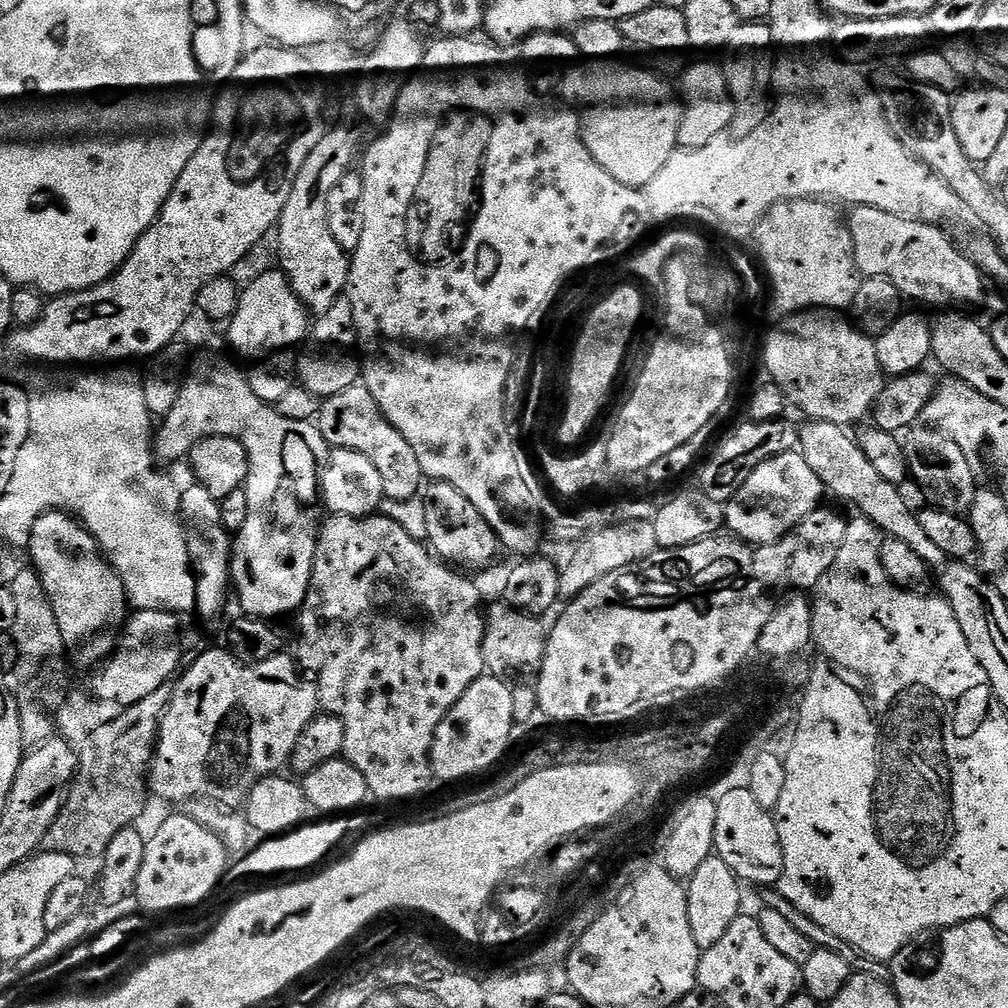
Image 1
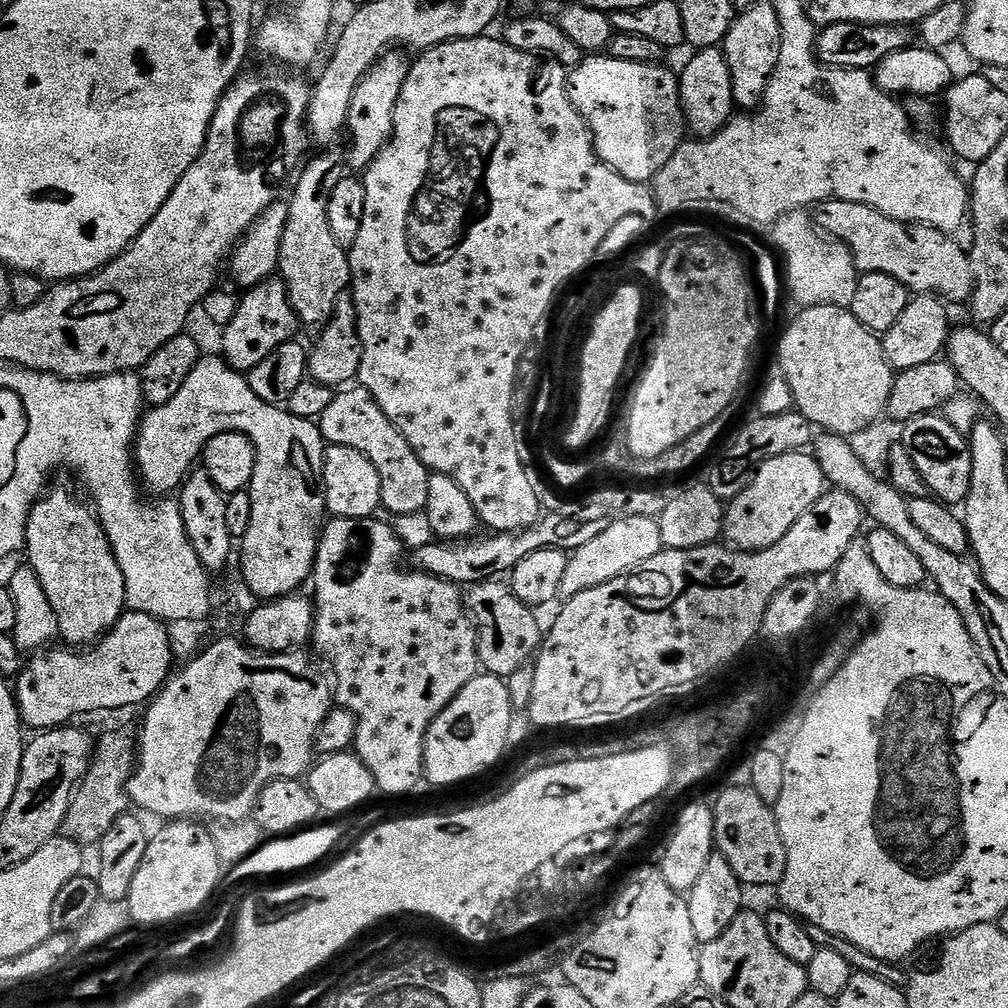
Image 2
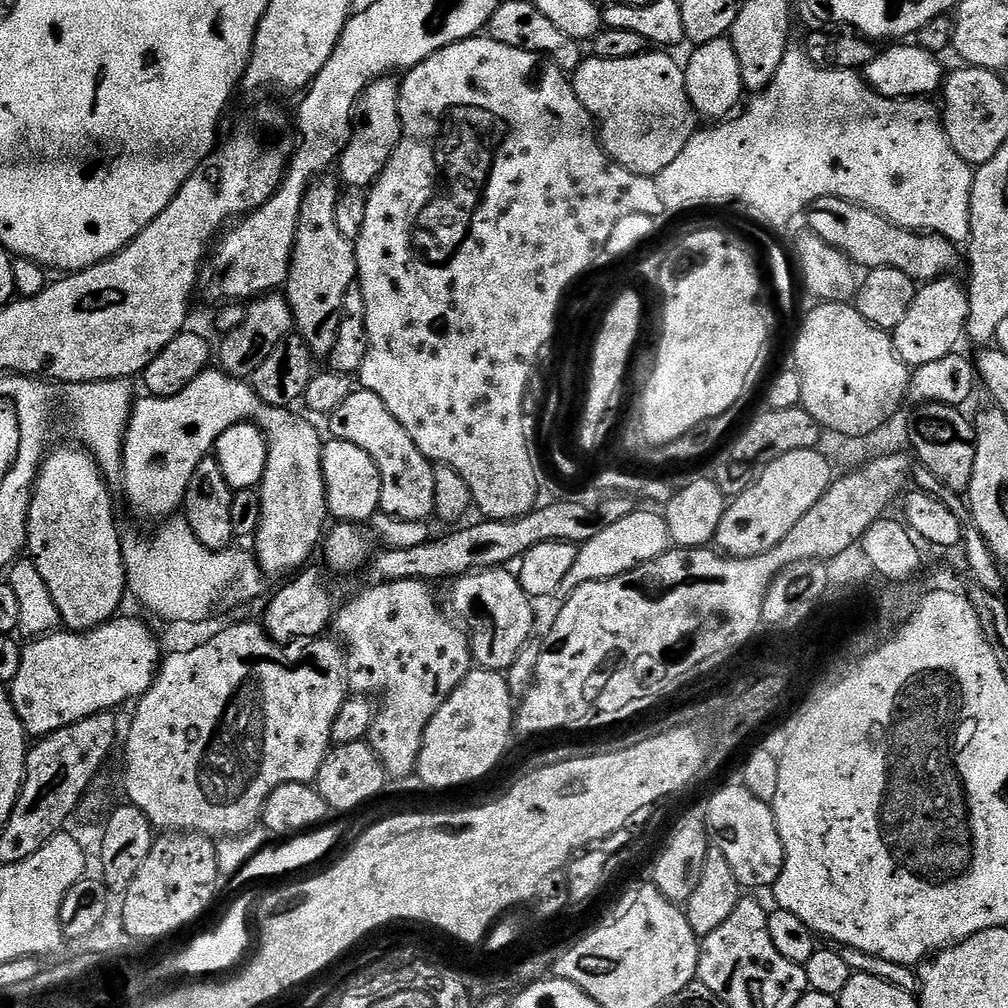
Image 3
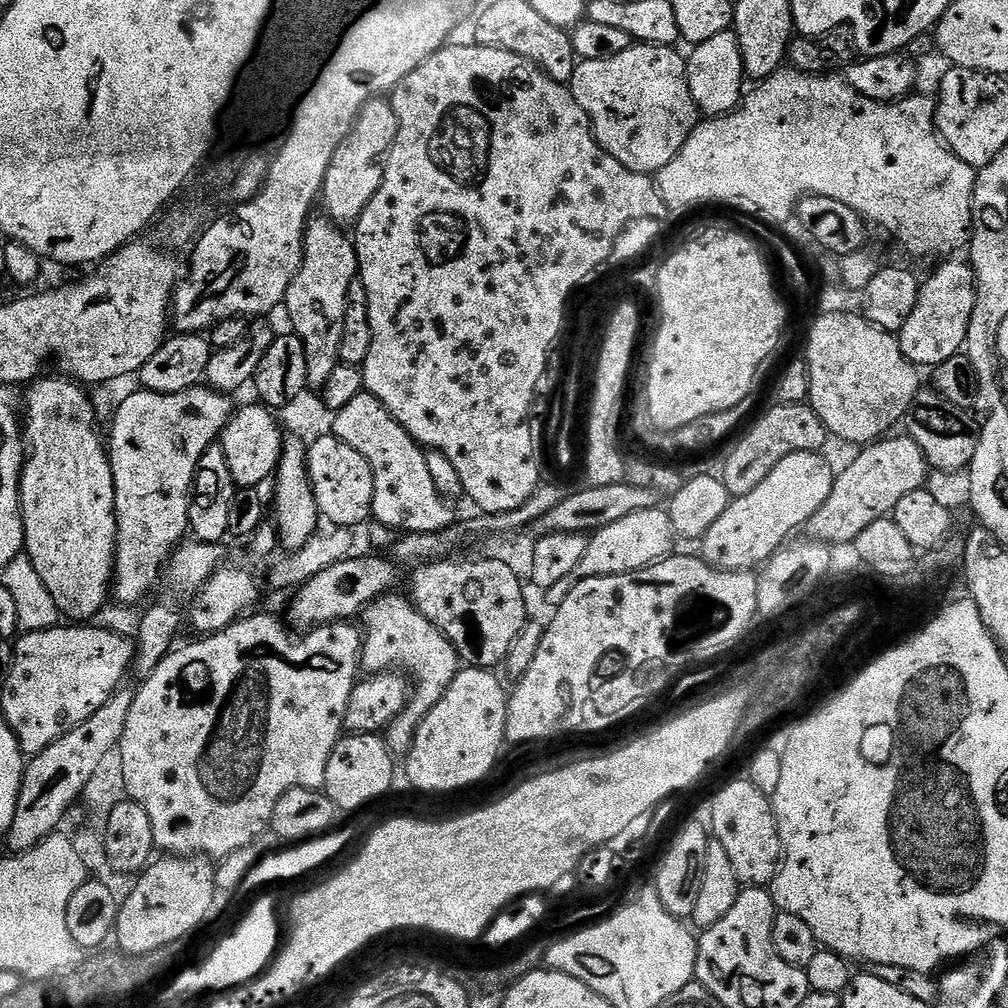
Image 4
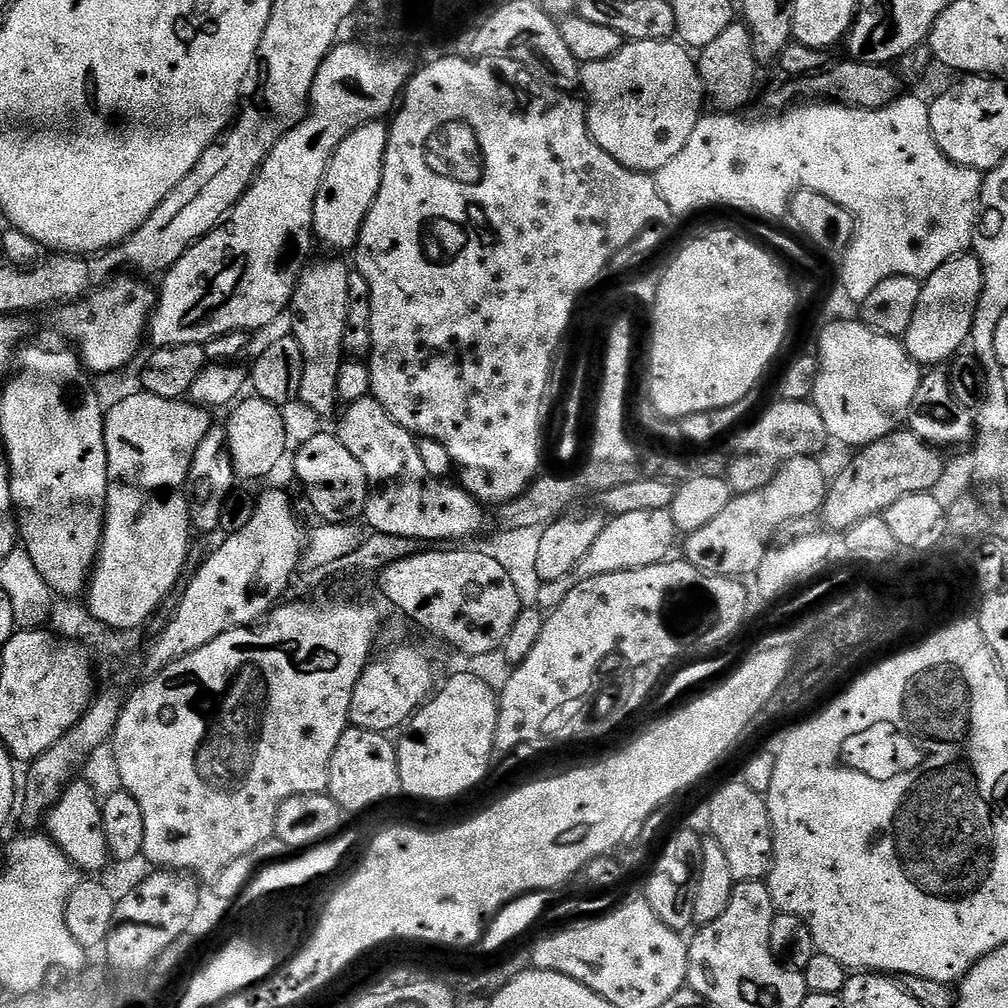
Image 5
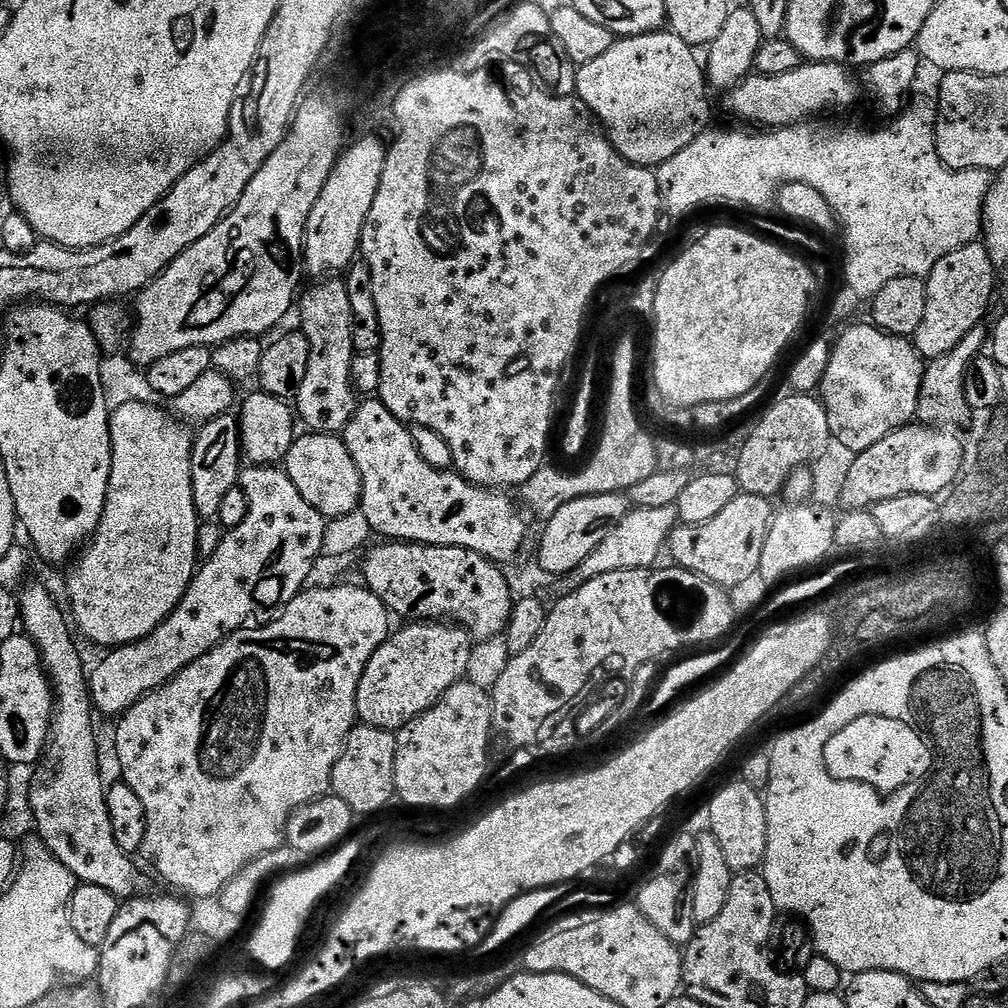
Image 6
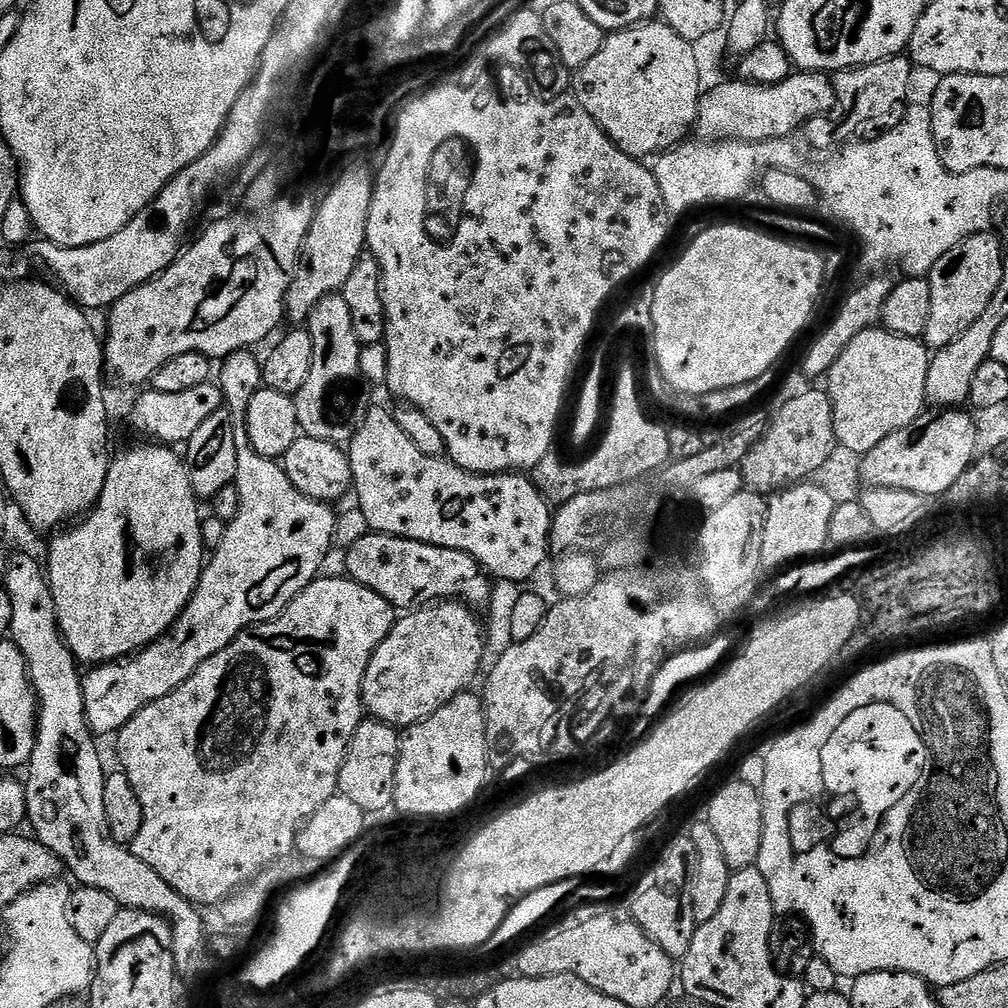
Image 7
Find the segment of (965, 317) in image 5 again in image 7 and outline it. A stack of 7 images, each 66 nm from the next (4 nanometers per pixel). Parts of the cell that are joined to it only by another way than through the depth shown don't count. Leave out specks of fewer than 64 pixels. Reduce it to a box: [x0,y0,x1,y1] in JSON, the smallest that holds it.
[922,230,1006,350]

